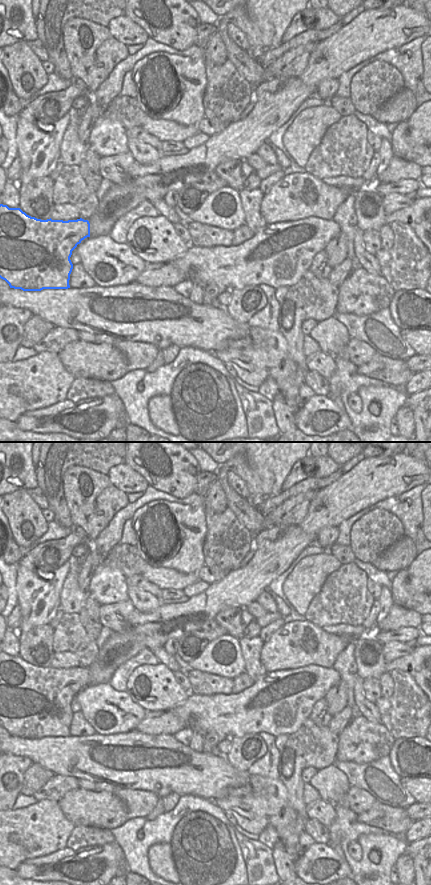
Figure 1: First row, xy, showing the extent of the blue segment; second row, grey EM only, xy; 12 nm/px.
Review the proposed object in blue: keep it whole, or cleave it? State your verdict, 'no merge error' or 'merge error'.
no merge error

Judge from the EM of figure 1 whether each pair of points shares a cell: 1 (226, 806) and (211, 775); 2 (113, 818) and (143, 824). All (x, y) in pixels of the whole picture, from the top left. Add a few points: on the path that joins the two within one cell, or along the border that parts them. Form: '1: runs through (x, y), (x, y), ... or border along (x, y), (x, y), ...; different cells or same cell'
1: border along (227, 795), (216, 799); different cells
2: border along (144, 816), (135, 816), (119, 826), (109, 829); different cells

